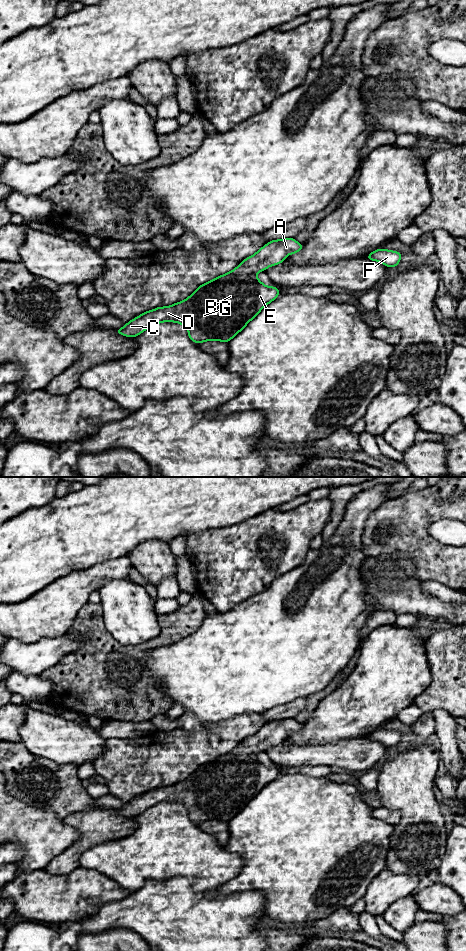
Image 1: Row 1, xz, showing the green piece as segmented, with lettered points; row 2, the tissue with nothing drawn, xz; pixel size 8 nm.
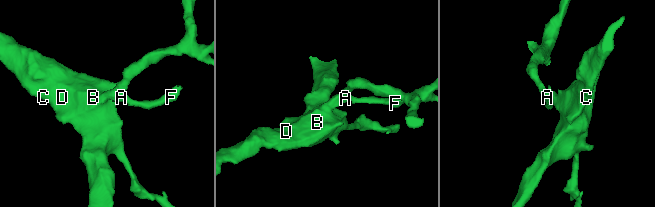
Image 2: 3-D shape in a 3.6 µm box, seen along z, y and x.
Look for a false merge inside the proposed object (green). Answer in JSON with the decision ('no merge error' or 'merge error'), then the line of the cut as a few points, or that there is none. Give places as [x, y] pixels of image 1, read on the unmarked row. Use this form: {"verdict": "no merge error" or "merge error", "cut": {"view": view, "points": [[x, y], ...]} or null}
{"verdict": "no merge error", "cut": null}

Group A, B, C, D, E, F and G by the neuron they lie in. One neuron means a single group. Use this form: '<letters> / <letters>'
A B C D E F G

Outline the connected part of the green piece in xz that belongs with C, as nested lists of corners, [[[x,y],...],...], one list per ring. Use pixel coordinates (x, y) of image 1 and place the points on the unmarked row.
[[[294,718],[271,720],[255,734],[244,739],[232,751],[200,765],[185,780],[171,786],[157,787],[154,790],[146,791],[127,802],[124,807],[116,809],[116,812],[133,818],[161,802],[175,802],[187,808],[188,816],[194,823],[199,824],[213,820],[228,823],[265,786],[280,775],[278,768],[264,765],[257,758],[256,753],[284,742],[288,735],[300,732],[302,728],[303,724],[297,722]]]

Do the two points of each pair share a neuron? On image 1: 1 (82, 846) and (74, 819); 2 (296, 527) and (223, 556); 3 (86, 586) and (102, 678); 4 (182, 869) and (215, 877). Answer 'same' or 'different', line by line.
1: same
2: same
3: different
4: same

